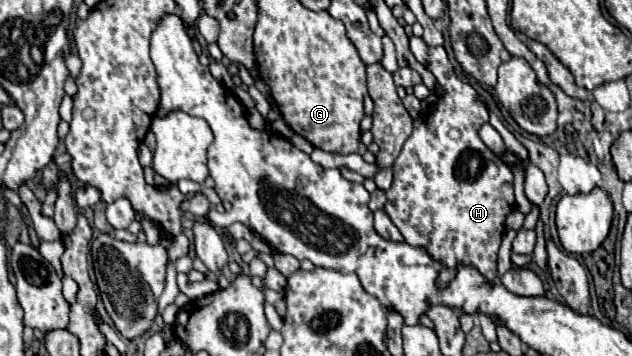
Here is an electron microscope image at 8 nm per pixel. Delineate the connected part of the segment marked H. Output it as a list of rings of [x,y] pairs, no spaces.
[[[444,82],[444,86],[446,96],[414,120],[414,130],[404,142],[400,156],[394,160],[394,182],[384,210],[404,236],[406,244],[424,248],[434,260],[440,260],[440,284],[448,284],[448,280],[456,276],[456,268],[460,264],[476,268],[488,282],[494,282],[498,278],[496,252],[506,230],[504,220],[514,210],[514,176],[512,170],[478,136],[478,128],[488,122],[488,110],[478,102],[476,90],[466,82]]]

